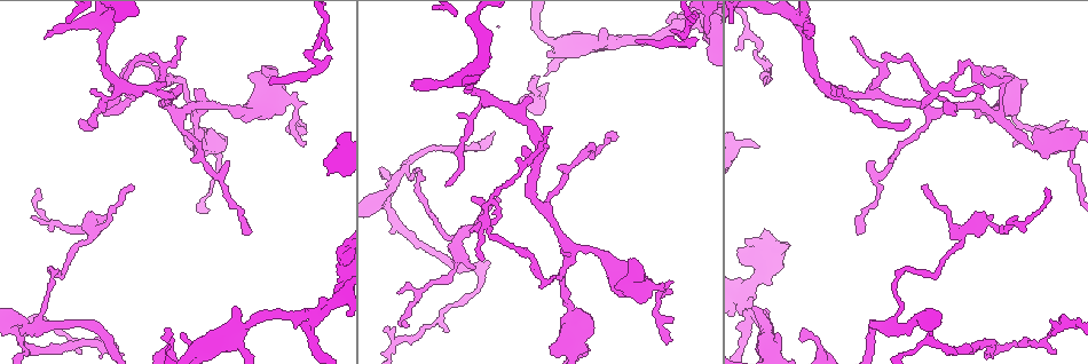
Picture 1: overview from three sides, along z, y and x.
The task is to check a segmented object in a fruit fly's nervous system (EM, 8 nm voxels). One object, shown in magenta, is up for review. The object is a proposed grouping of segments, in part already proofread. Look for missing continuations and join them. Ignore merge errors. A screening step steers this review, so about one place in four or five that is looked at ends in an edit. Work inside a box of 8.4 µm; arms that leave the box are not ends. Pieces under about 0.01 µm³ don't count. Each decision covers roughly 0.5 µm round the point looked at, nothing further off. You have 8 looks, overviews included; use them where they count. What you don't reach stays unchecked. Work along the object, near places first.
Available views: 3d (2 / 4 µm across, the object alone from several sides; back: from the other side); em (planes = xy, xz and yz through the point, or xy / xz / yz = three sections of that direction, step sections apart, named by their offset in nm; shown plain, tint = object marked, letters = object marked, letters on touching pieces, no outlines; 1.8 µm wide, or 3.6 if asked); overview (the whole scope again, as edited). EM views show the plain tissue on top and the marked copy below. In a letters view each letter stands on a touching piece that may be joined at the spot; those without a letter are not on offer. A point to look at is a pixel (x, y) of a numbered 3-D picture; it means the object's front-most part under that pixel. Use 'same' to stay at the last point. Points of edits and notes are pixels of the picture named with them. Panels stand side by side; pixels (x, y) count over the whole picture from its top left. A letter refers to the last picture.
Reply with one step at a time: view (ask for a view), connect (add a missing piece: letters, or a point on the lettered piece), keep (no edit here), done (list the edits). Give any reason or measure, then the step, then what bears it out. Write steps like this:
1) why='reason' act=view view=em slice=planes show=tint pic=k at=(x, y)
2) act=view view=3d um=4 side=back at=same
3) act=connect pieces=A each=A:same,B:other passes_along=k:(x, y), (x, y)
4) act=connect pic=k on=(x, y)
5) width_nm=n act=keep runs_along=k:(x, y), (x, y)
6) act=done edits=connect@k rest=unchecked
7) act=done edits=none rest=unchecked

act=view view=em slice=planes show=letters pic=1 at=(105, 31)

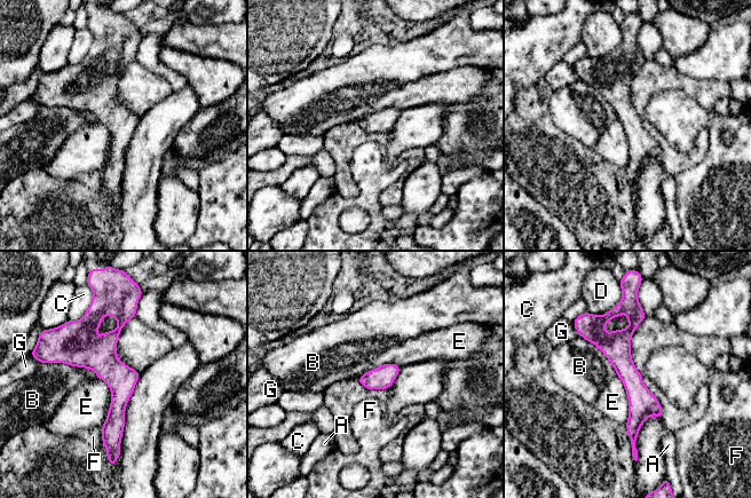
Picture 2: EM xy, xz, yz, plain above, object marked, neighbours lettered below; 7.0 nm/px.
width_nm=160 act=keep each=A:other,B:other,C:other,D:other,E:other,F:other,G:other border=2:(99, 377), (110, 389), (102, 427) found='no lettered piece goes on from it'

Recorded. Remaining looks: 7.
why='branch point' act=view view=3d um=2 pic=1 at=(936, 90)

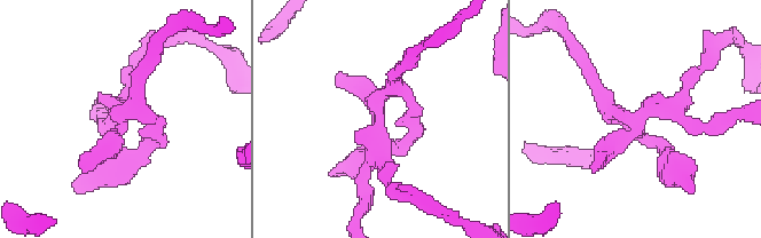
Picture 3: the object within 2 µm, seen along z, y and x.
act=view view=em slice=planes show=letters pic=3 at=(636, 120)

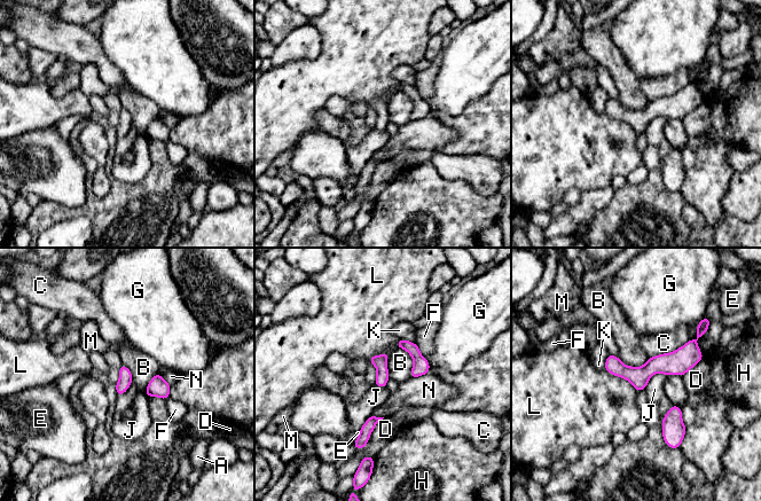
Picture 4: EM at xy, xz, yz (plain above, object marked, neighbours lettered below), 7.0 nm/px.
longest_contact=C:320nm act=keep each=A:other,B:other,C:other,D:other,E:other,F:other,G:other,H:other,J:other,K:other,L:other,M:other,N:other runs_along=4:(693, 342), (673, 363), (607, 367) found='no lettered piece goes on from it'

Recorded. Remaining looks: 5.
act=view view=em slice=planes show=letters pic=1 at=(924, 188)

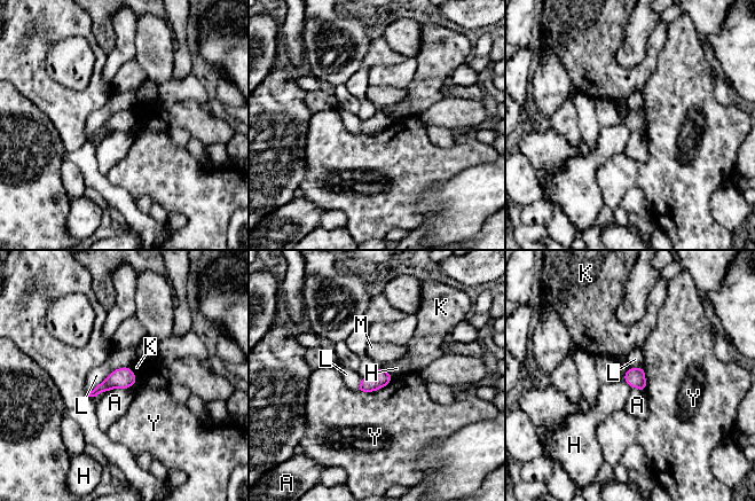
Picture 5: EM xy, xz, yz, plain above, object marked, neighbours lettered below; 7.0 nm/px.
longest_contact=L:360nm act=keep each=A:other,H:other,K:other,L:other,M:other,Y:other border=5:(378, 367), (382, 367), (393, 376) found='none of them fits'

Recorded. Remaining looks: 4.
act=done edits=none rest=unchecked

